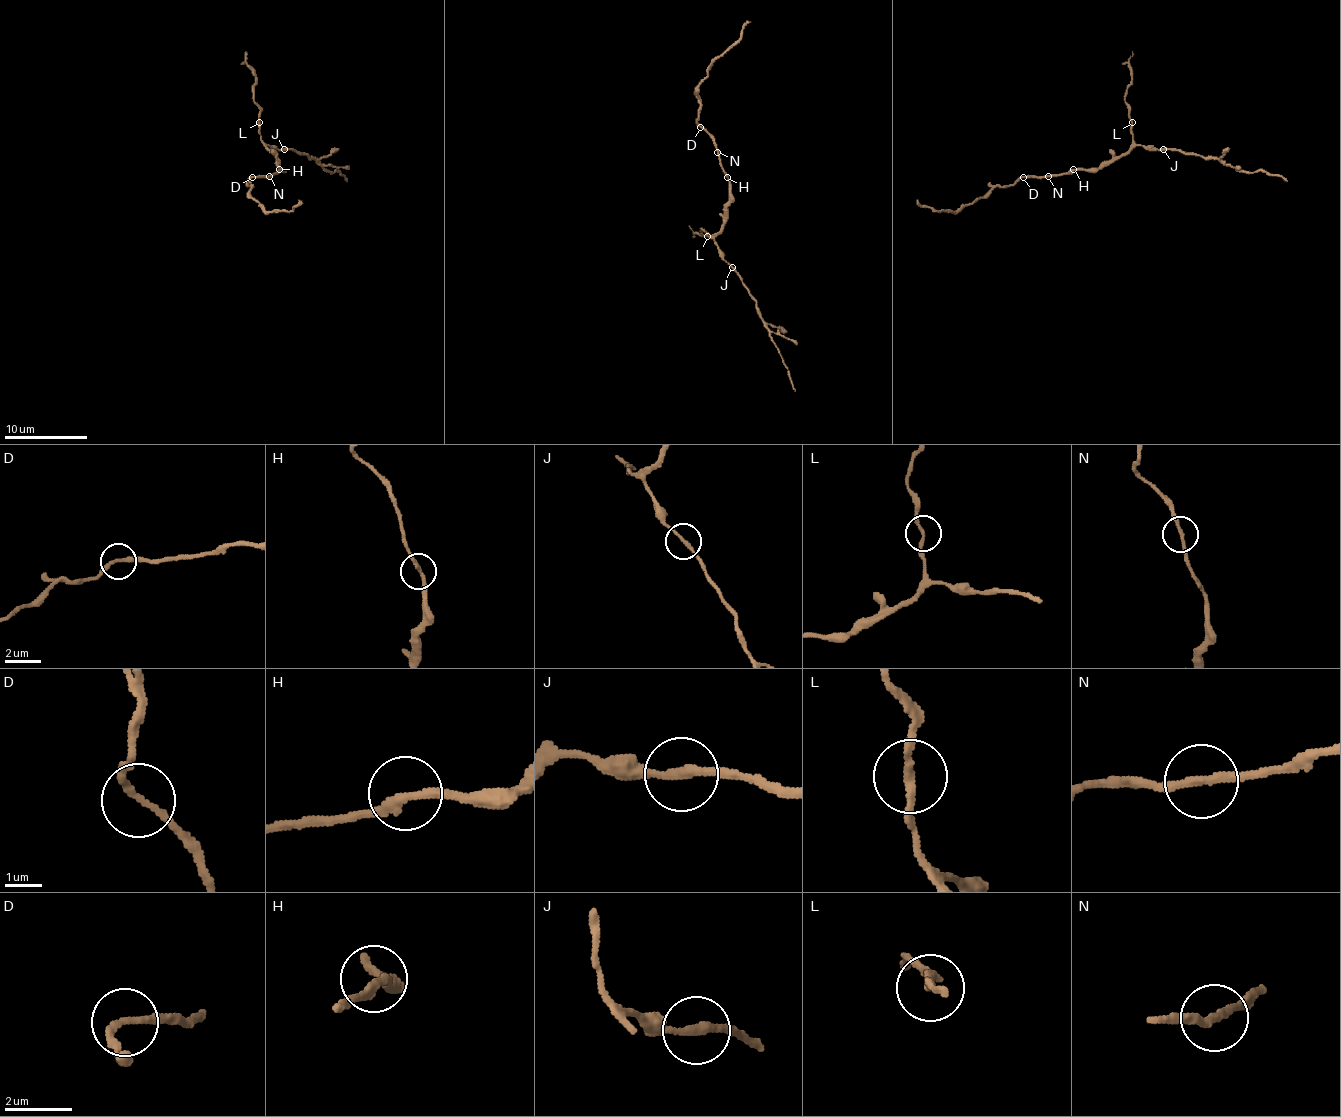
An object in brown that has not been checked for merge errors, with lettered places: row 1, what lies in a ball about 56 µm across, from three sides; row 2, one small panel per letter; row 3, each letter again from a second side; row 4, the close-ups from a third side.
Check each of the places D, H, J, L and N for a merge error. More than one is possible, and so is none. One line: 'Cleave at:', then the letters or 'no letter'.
Cleave at: J, L

